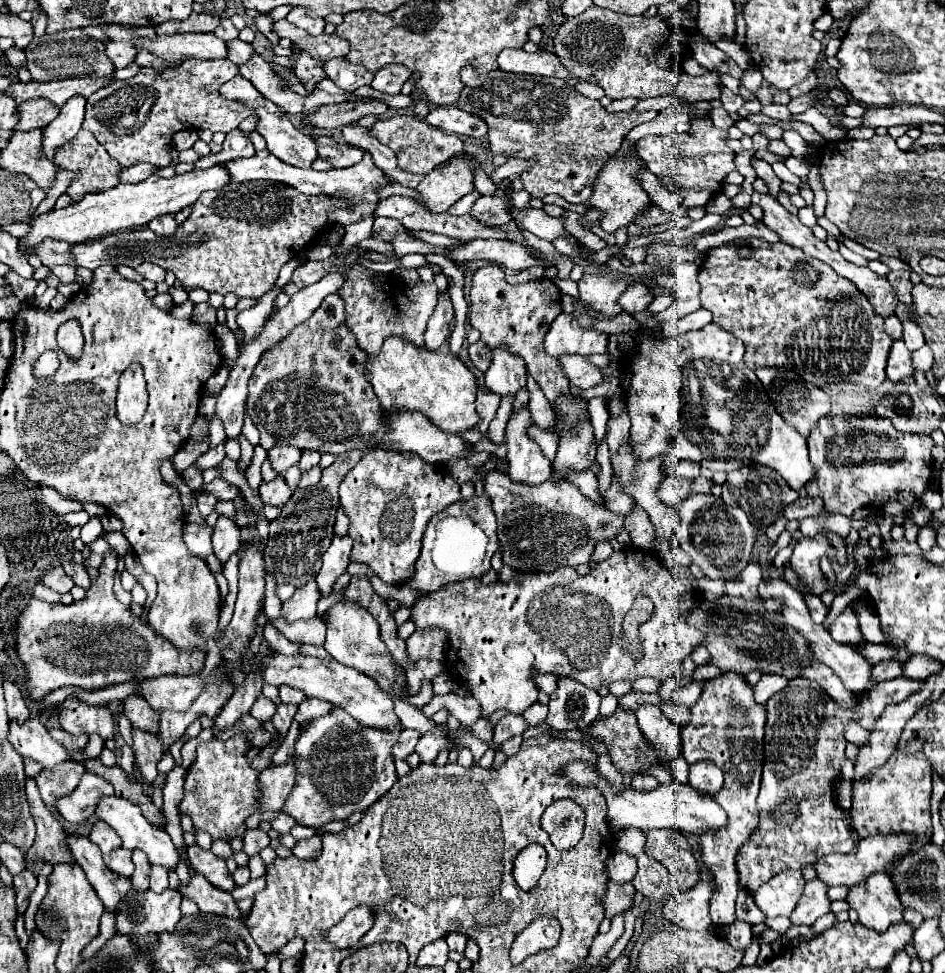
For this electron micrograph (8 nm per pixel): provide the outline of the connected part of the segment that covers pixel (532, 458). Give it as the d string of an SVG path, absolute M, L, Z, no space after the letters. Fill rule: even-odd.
M529 406L515 410L507 422L505 444L509 476L523 484L541 484L551 478L551 462L545 458L537 442L527 436L529 426L533 426Z

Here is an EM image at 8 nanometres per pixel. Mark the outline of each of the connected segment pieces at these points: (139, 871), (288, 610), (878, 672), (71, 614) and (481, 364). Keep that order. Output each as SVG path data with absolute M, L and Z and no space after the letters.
M133 850L133 864L135 864L135 872L131 876L131 888L135 892L143 892L149 888L149 868L151 868L145 852Z
M311 578L305 586L297 588L295 594L283 602L283 608L281 608L281 616L293 624L297 620L309 620L315 616L315 608L317 608L317 600L321 598L319 594L319 588L315 584L315 580Z
M887 660L887 662L879 662L873 666L873 680L883 682L883 680L891 680L901 676L901 666L895 660Z
M99 576L87 590L85 600L69 606L31 598L15 620L13 638L13 650L23 664L25 690L31 700L39 700L63 686L99 690L135 678L193 674L203 668L207 654L205 650L177 652L169 640L153 632L151 626L141 624L129 606L115 598L113 576Z
M477 340L477 342L469 344L469 358L481 372L485 372L487 366L491 364L491 350L483 340Z

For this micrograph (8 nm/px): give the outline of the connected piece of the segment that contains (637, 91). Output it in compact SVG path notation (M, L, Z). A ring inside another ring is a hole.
M595 4L589 6L583 14L577 16L565 16L565 22L559 26L557 34L553 36L553 54L561 60L561 64L569 70L571 78L577 80L589 80L591 76L597 80L597 84L605 90L605 94L611 100L619 98L655 98L655 96L669 96L677 94L679 96L679 106L691 106L693 102L711 102L721 96L721 76L717 72L705 72L701 76L689 76L685 72L679 72L675 68L675 60L685 56L691 50L691 32L675 32L669 18L665 20L663 16L625 16L617 14L613 10L597 8Z

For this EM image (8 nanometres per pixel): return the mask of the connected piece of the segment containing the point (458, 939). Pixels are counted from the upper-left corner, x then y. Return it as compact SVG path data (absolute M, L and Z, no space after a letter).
M451 932L451 934L447 936L449 950L463 952L463 950L465 950L465 942L467 942L467 936L465 936L465 934L461 934L461 932Z

